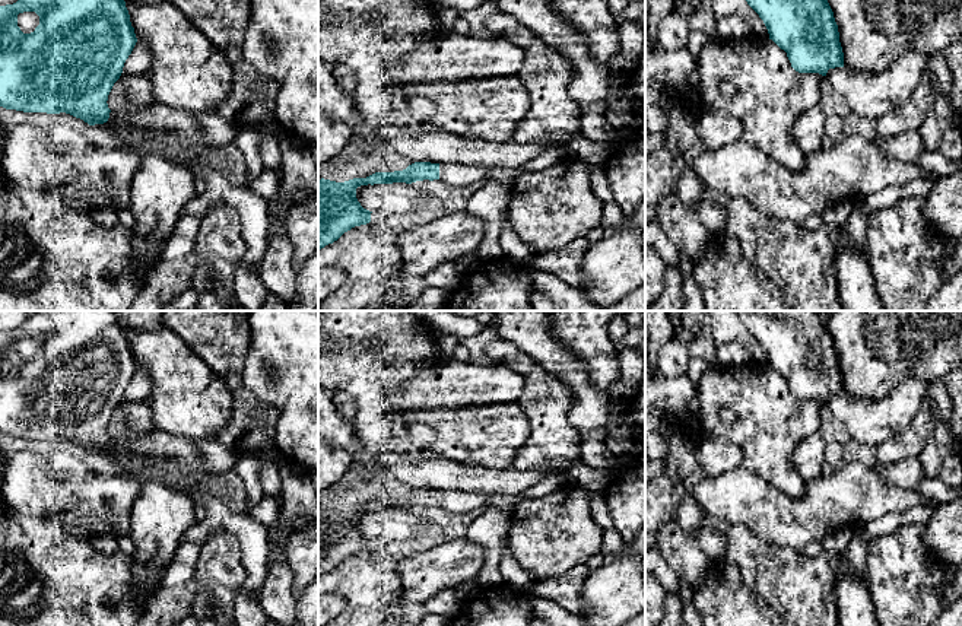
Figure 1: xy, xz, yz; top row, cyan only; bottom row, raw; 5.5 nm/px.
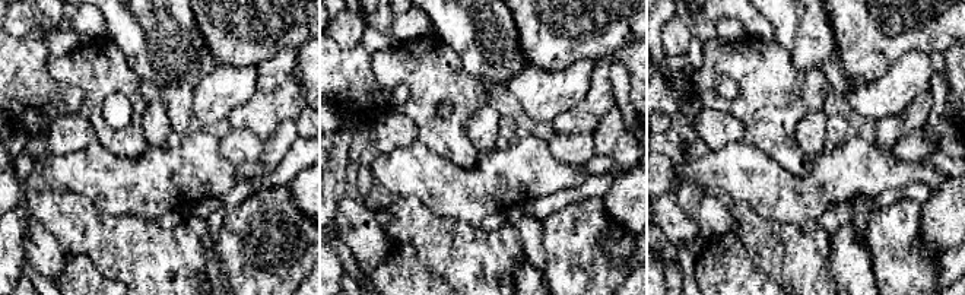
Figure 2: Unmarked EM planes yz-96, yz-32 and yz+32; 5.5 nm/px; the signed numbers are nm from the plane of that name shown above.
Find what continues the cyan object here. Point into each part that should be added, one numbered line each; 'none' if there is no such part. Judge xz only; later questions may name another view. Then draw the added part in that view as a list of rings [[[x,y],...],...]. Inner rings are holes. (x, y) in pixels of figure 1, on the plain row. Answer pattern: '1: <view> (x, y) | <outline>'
1: xz (456, 501) | [[[441,490],[439,492],[439,506],[448,509],[450,512],[472,512],[477,508],[501,508],[512,515],[517,506],[517,496],[507,495],[482,495],[469,493],[461,490]]]

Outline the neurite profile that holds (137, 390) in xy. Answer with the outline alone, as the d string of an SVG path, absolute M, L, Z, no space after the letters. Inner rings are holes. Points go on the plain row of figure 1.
M137 368L131 381L124 390L123 400L127 403L143 401L147 398L150 391L152 379L146 369Z

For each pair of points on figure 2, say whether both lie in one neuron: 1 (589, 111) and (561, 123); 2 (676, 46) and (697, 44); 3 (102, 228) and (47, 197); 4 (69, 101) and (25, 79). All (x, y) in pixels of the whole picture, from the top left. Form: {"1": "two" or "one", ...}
{"1": "one", "2": "two", "3": "one", "4": "one"}

